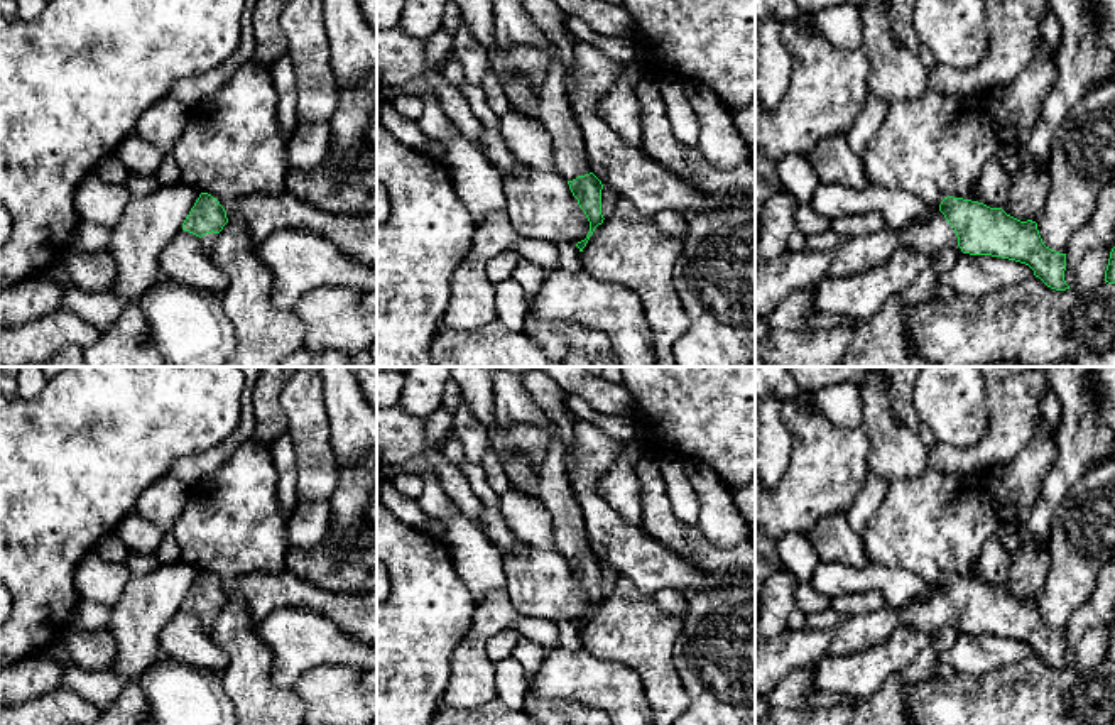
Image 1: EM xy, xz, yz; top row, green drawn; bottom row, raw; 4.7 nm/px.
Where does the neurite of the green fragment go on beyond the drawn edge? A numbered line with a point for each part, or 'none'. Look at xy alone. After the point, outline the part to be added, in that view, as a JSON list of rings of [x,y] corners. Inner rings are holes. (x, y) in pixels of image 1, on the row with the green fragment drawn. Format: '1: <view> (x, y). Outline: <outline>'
1: xy (208, 240). Outline: [[[206,233],[206,235],[203,235],[199,240],[201,240],[201,245],[203,245],[203,250],[206,252],[206,253],[209,253],[211,252],[211,248],[215,247],[215,242],[216,242],[216,235],[218,233]]]

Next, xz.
1: xz (548, 105). Outline: [[[492,0],[493,32],[502,51],[512,46],[530,46],[549,54],[546,78],[541,86],[512,78],[503,90],[512,112],[530,117],[552,139],[554,171],[566,181],[591,172],[581,127],[568,98],[566,69],[558,47],[522,8],[520,0]]]

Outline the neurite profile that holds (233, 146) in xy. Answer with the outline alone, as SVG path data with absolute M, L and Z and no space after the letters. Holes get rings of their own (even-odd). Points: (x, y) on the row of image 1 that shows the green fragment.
M252 59L240 66L221 90L191 108L188 125L171 150L182 181L216 198L226 213L248 194L284 193L291 171L287 142L292 132L277 120L277 100L270 66Z

